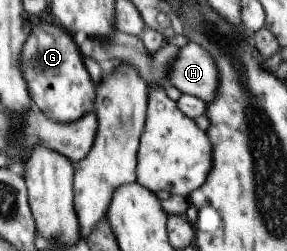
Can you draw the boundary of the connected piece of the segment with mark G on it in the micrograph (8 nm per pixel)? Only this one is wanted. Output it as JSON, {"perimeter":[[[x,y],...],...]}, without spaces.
{"perimeter":[[[38,23],[28,27],[28,34],[20,51],[21,69],[32,104],[49,119],[69,123],[93,111],[95,85],[89,78],[80,51],[69,33],[53,23]]]}

